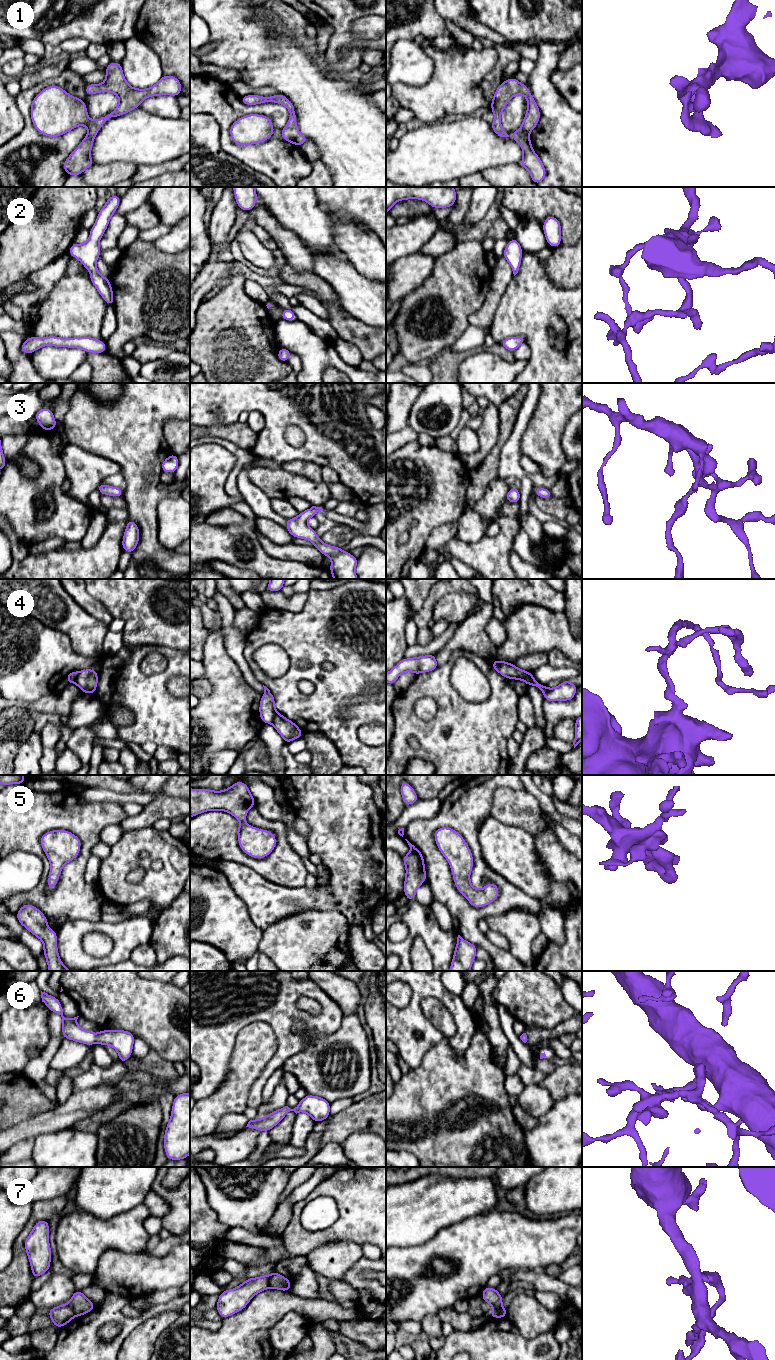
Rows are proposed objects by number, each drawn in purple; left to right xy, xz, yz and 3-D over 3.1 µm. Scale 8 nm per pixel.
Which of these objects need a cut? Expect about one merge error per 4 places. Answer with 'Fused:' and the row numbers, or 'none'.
Fused: 4, 7

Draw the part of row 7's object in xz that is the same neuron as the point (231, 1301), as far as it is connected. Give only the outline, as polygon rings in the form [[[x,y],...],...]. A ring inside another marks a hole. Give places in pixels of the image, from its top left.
[[[269,1276],[248,1278],[243,1283],[229,1290],[224,1290],[218,1297],[216,1309],[222,1319],[243,1310],[249,1301],[259,1292],[270,1288]]]

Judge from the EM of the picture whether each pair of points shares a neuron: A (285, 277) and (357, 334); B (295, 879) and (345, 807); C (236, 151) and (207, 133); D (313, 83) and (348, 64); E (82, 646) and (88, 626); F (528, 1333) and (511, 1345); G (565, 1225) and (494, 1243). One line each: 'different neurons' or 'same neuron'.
A: same neuron
B: different neurons
C: different neurons
D: different neurons
E: same neuron
F: different neurons
G: same neuron

